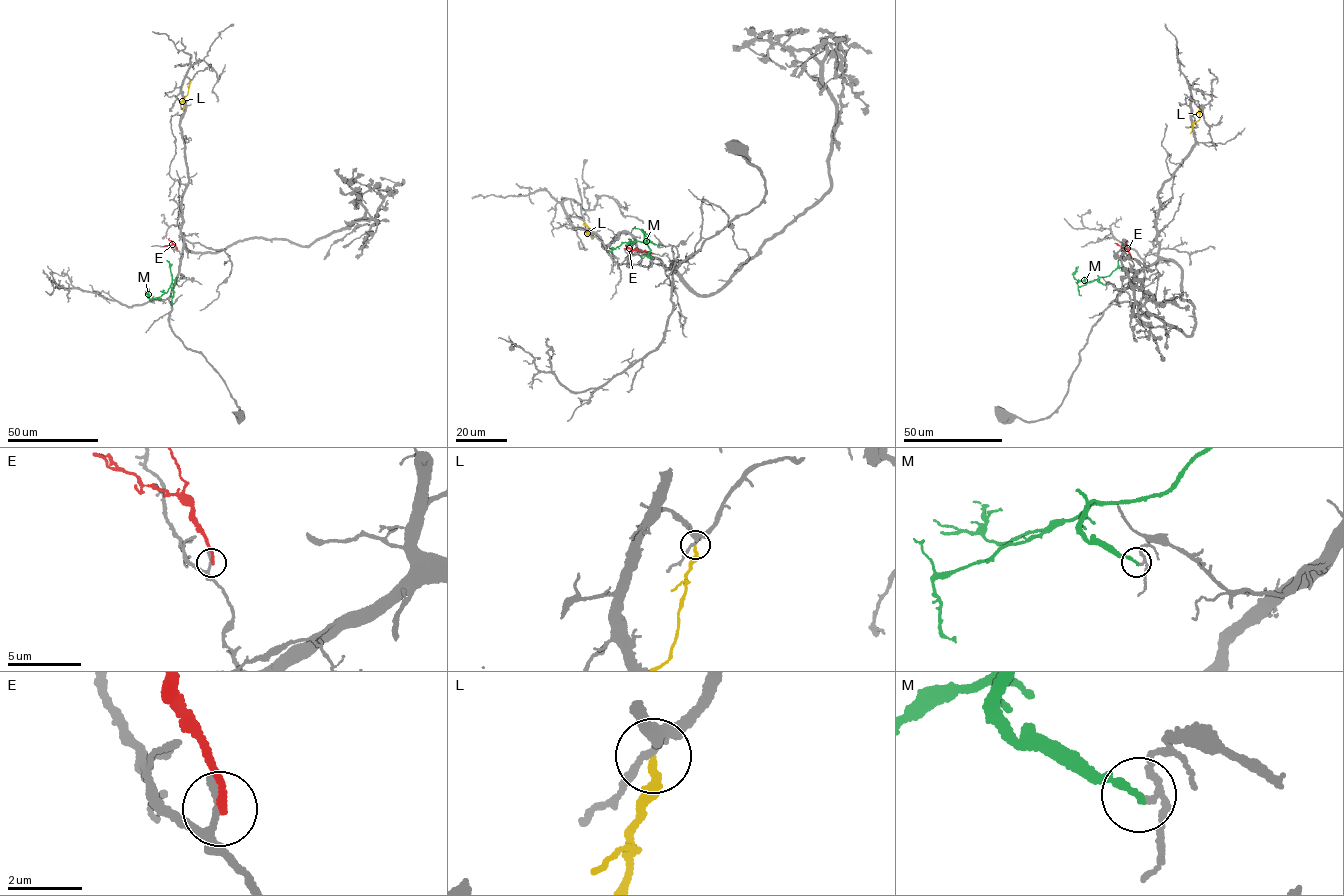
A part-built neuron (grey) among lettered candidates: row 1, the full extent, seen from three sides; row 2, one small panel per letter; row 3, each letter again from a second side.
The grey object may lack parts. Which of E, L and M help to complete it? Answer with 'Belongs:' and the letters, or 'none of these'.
Belongs: M

